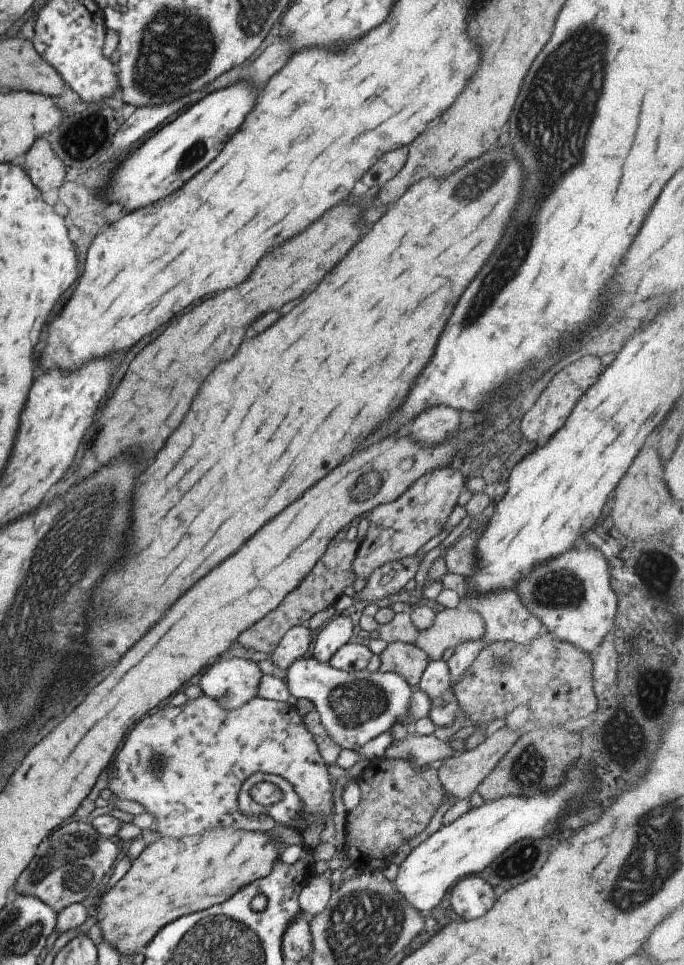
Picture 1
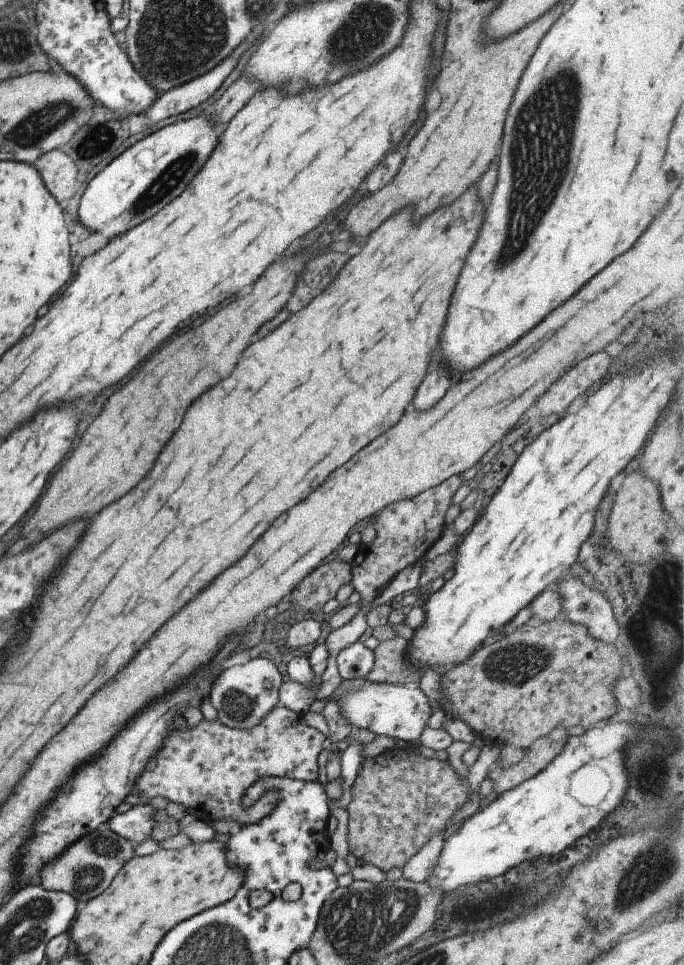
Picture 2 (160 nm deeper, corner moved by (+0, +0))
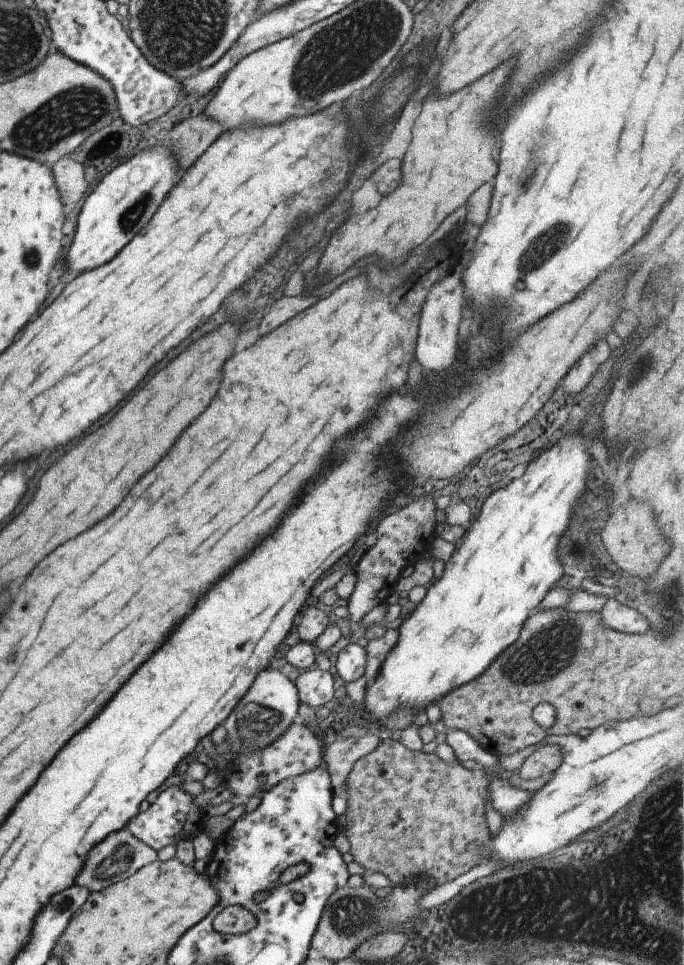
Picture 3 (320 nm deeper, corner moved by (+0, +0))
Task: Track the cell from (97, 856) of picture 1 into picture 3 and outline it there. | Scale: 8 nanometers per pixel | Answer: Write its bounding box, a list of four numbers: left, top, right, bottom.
[76,828,157,892]

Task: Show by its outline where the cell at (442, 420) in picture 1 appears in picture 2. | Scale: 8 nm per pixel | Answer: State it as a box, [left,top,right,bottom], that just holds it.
[412,360,450,410]

